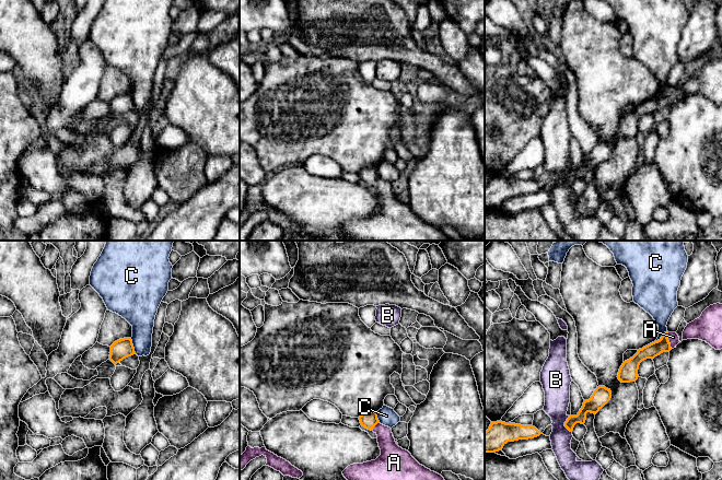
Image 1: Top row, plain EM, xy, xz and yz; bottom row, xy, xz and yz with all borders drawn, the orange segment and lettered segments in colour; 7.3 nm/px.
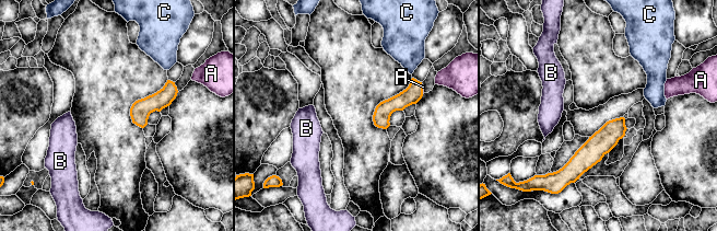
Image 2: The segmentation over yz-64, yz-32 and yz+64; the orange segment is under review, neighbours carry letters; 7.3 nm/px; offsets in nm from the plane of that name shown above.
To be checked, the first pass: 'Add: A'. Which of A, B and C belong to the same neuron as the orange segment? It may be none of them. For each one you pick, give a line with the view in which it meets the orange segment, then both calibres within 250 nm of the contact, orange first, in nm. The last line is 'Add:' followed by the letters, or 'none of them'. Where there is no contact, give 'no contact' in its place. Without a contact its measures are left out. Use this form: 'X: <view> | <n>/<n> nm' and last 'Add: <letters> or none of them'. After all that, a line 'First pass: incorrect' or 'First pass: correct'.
A: yz | 110/80 nm
Add: A
First pass: correct

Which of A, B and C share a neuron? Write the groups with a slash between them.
A / B / C

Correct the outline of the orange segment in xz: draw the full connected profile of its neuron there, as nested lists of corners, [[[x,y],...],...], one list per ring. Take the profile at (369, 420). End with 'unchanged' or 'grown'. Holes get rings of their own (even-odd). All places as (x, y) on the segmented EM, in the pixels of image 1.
[[[366,411],[359,420],[377,435],[381,455],[375,460],[348,466],[342,471],[347,480],[444,480],[396,444],[391,428],[380,423],[376,411]]] | grown

